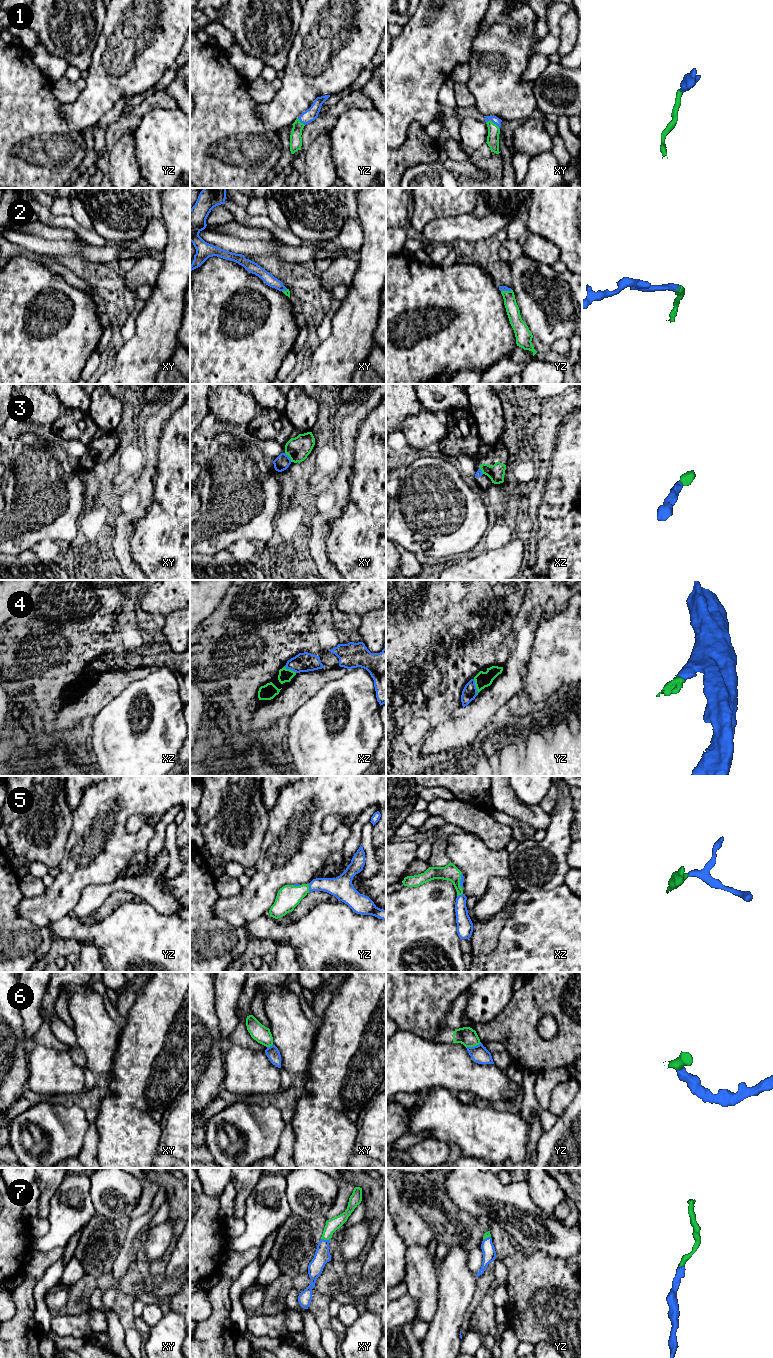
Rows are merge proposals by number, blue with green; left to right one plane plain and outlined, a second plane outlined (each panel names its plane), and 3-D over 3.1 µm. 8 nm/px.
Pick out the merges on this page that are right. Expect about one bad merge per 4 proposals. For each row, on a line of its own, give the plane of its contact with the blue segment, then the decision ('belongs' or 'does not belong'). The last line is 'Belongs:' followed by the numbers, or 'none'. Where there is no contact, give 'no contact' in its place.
1: meets blue in xy; belongs
2: meets blue in yz; belongs
3: meets blue in xy; belongs
4: meets blue in yz; belongs
5: meets blue in yz; belongs
6: meets blue in yz; belongs
7: meets blue in xy; belongs
Belongs: 1, 2, 3, 4, 5, 6, 7

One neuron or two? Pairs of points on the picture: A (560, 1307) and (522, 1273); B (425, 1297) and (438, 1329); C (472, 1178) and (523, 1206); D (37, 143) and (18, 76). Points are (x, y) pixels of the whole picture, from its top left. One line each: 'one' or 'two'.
A: one
B: two
C: one
D: one

